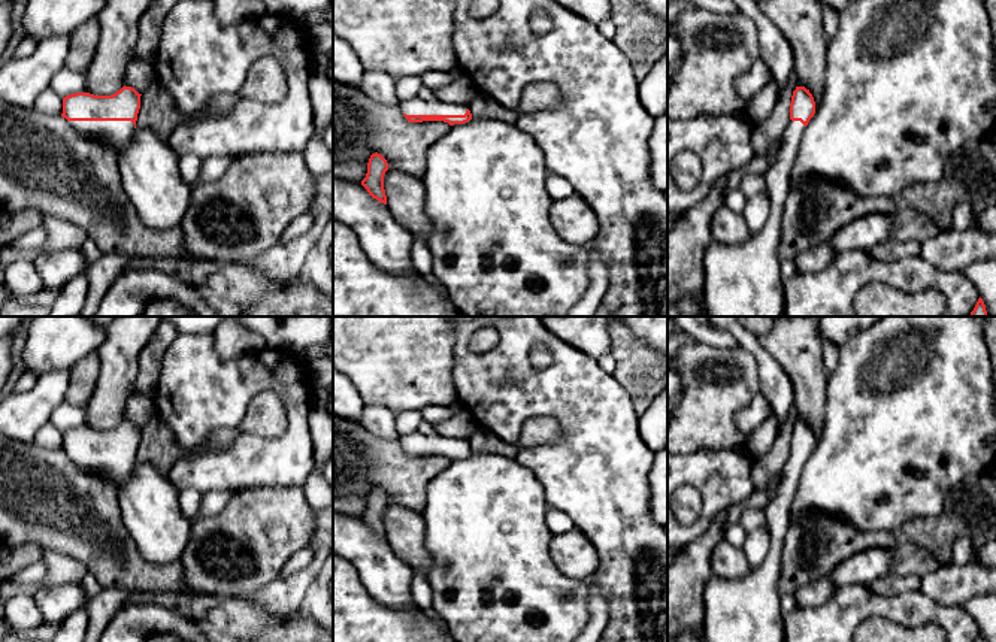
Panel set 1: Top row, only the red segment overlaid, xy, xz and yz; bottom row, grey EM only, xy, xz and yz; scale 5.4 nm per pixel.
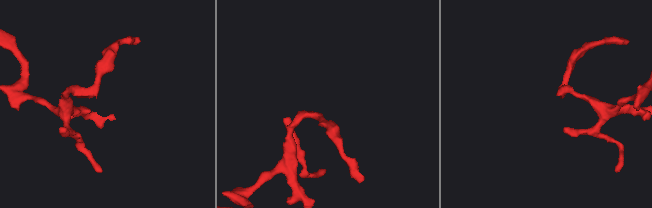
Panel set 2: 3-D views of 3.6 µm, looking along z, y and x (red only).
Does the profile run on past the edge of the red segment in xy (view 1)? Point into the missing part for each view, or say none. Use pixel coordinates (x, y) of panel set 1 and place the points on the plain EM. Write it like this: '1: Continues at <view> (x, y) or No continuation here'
1: Continues at xy (114, 468)

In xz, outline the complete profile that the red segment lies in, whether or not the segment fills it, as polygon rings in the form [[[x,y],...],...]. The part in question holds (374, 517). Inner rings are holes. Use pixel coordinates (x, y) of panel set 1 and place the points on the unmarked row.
[[[375,487],[369,493],[366,512],[361,515],[361,520],[367,524],[367,527],[384,539],[387,539],[384,524],[384,509],[387,505],[387,494],[381,488]]]

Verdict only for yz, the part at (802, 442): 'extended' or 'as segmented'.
extended

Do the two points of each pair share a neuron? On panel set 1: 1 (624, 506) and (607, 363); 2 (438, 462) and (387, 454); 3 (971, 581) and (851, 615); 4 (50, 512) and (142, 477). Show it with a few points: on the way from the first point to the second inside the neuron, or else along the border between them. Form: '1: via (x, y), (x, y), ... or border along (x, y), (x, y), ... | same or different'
1: border along (596, 360), (607, 372), (614, 375) | different
2: via (426, 465), (399, 465) | same
3: border along (920, 590), (940, 603), (957, 606) | different
4: border along (117, 490), (117, 502), (124, 524) | different

